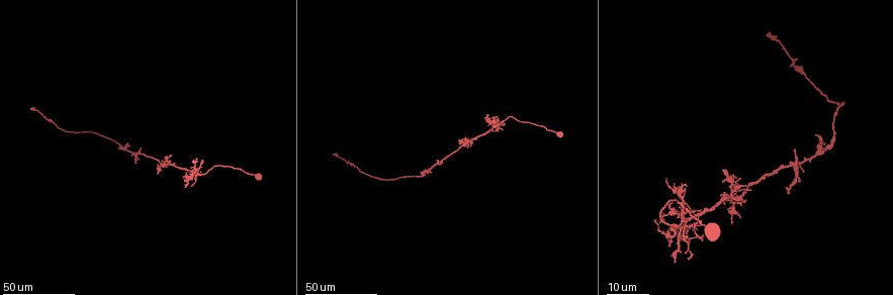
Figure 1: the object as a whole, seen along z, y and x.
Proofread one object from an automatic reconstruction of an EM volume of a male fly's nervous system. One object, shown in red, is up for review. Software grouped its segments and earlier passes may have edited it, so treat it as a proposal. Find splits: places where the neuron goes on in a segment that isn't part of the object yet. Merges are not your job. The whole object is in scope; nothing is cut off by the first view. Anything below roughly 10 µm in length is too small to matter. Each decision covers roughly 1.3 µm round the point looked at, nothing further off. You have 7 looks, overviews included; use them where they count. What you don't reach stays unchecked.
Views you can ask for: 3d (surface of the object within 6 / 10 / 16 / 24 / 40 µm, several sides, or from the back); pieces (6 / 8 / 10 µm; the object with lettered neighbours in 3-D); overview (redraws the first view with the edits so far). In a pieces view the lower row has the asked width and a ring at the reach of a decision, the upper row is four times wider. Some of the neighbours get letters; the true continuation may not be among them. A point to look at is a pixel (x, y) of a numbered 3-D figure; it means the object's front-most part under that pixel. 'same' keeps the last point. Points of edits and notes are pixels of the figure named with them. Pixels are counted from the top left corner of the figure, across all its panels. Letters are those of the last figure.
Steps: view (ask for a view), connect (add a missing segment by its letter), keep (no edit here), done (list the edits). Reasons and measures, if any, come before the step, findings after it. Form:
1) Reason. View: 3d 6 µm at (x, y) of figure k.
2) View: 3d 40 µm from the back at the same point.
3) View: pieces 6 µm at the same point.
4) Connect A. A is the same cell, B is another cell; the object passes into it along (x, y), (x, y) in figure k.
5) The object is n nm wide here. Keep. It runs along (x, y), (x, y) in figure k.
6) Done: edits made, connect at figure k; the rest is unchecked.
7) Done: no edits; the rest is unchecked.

An open end. View: 3d 40 µm at (747, 200) of figure 1.

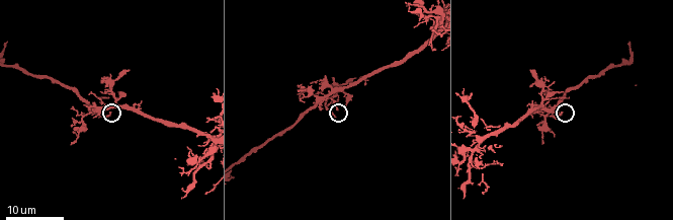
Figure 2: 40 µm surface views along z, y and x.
View: pieces 6 µm at (562, 112) of figure 2.

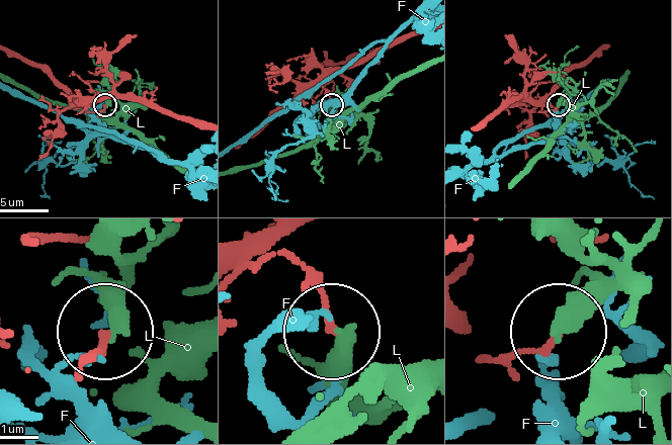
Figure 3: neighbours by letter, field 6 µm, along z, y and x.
Keep. F and L are other cells; it runs along (483, 353), (521, 353), (557, 337) in figure 3; none of them fits.

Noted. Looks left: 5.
An open end. View: 3d 24 µm at (437, 160) of figure 1.

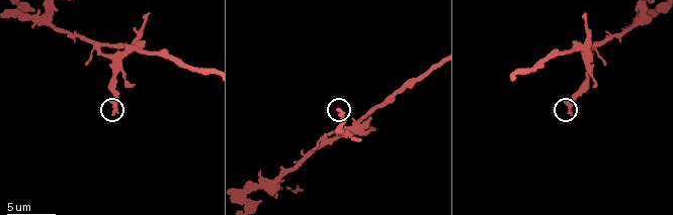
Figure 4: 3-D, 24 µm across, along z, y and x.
View: pieces 6 µm at (569, 112) of figure 4.

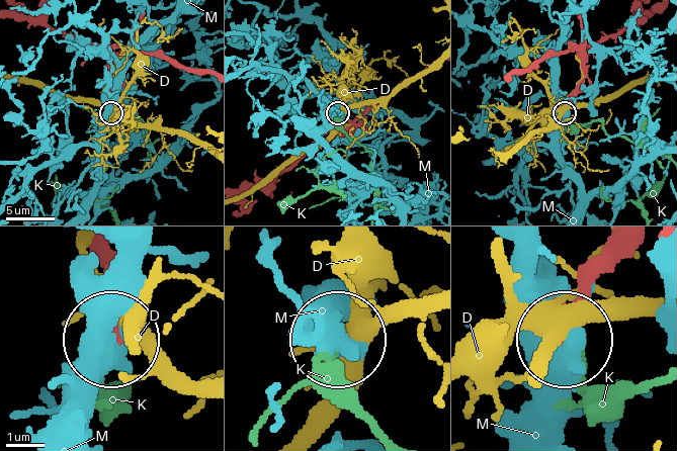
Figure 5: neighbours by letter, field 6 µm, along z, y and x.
Keep. D, K and M are other cells; none of them fits.

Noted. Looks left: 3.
Free end. View: 3d 10 µm at (584, 12) of figure 4.

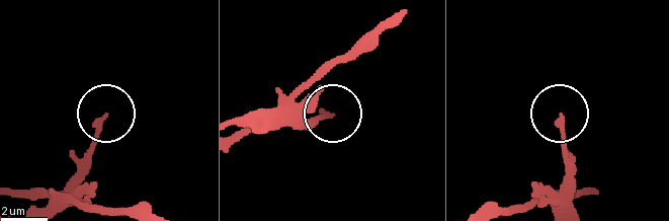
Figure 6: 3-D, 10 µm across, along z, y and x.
View: pieces 8 µm at (105, 116) of figure 6.

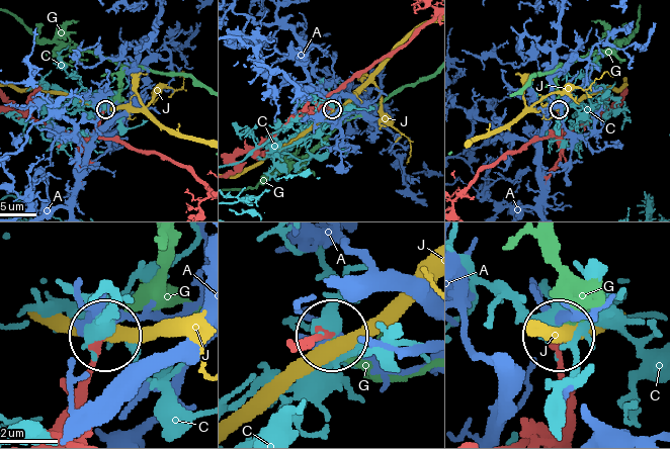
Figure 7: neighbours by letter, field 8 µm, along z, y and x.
Keep. A, C, G and J are other cells; no lettered segment goes on from it.

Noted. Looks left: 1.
Done: no edits; the rest is unchecked.

